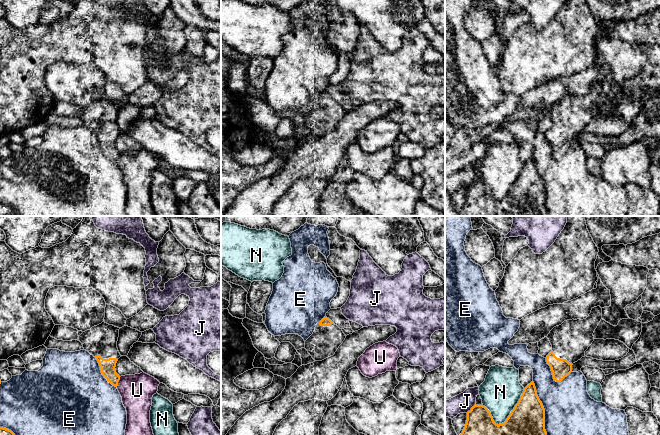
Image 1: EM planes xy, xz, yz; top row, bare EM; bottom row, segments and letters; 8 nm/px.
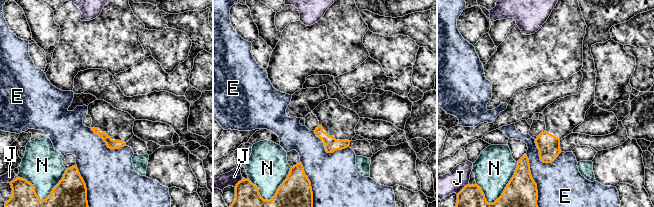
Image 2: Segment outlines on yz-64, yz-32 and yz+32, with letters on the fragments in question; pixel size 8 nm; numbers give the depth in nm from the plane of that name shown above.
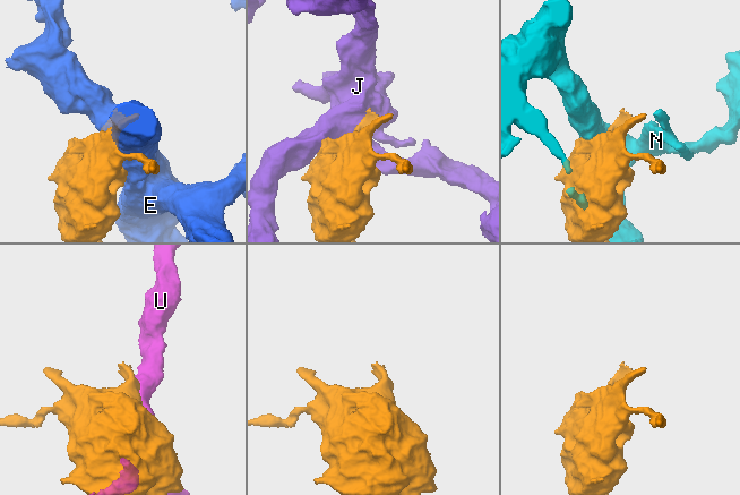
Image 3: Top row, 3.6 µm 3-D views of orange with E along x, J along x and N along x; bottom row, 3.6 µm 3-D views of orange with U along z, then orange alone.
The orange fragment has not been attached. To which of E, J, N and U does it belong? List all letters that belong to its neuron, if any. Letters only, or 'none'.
none

